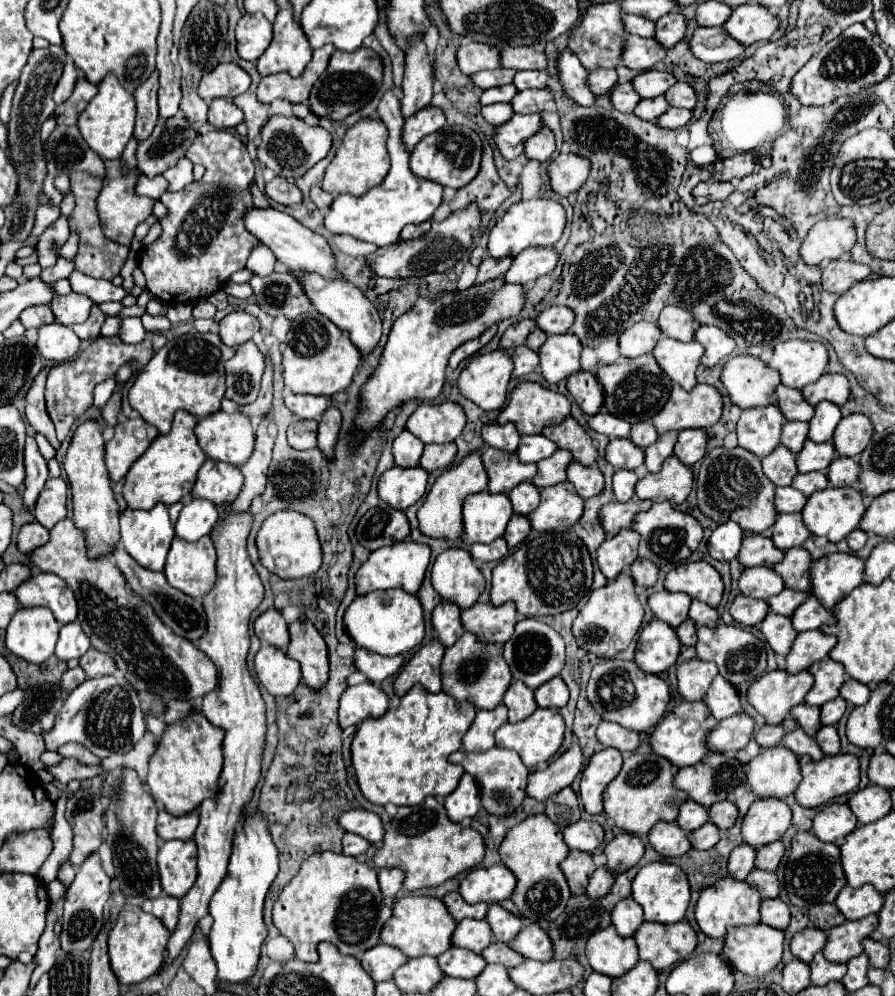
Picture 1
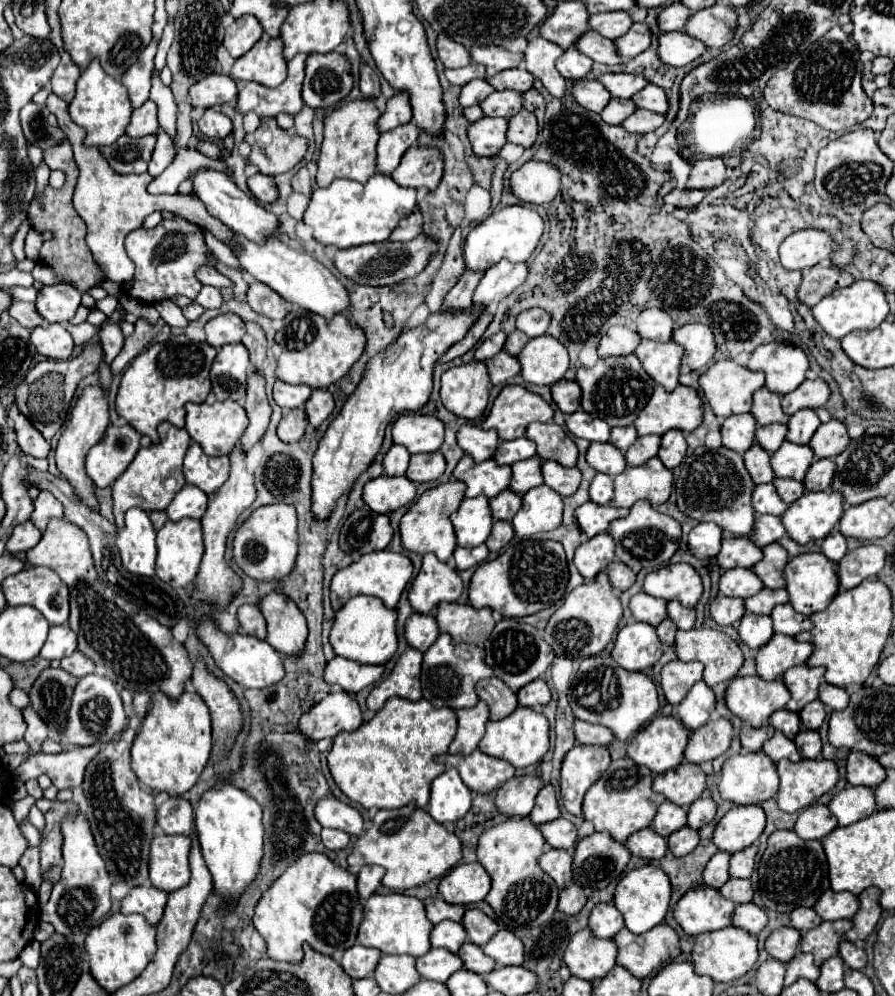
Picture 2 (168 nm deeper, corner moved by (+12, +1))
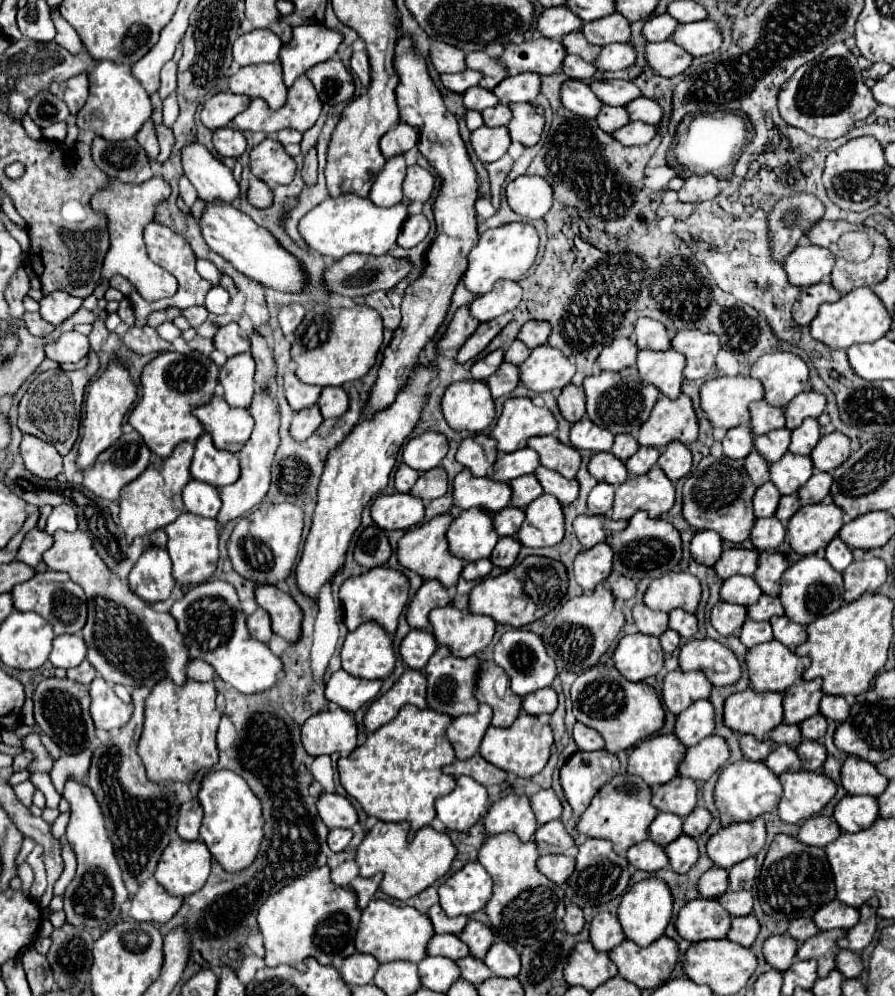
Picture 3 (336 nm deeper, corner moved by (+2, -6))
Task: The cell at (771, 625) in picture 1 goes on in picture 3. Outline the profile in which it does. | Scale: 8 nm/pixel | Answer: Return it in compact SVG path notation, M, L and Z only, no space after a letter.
M746 620L744 626L742 626L742 632L740 632L740 640L742 640L742 644L746 648L752 648L752 646L758 646L758 644L764 644L764 642L774 640L770 622Z

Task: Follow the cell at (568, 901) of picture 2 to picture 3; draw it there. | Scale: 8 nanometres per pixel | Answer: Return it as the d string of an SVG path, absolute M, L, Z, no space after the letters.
M566 906L566 916L564 916L564 930L568 932L568 934L578 934L580 930L582 930L582 926L584 926L584 912L582 912L582 908L580 906Z

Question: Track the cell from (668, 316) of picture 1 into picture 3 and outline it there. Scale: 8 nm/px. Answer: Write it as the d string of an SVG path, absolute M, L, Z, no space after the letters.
M640 318L634 328L634 340L640 350L668 350L670 348L670 336L662 322L656 322L652 318Z

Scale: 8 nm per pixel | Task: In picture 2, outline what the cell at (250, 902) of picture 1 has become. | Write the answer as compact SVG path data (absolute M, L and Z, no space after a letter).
M224 783L220 789L210 787L202 793L202 797L194 809L194 829L196 829L196 837L198 837L206 867L212 873L214 889L220 895L230 897L234 903L234 899L238 899L242 887L248 887L250 879L254 879L254 875L258 873L258 863L262 859L262 835L264 835L262 807L258 807L258 803L250 795L246 795L242 789L238 789L230 783Z

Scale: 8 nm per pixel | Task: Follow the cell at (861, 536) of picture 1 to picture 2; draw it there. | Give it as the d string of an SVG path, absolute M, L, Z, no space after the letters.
M838 529L828 533L822 541L822 553L832 561L840 561L846 555L846 537Z

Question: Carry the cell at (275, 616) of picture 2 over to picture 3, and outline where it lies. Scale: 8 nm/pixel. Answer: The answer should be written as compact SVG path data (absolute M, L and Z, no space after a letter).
M268 584L256 586L256 602L270 614L274 634L286 638L288 642L300 640L302 608L294 602L288 592Z

